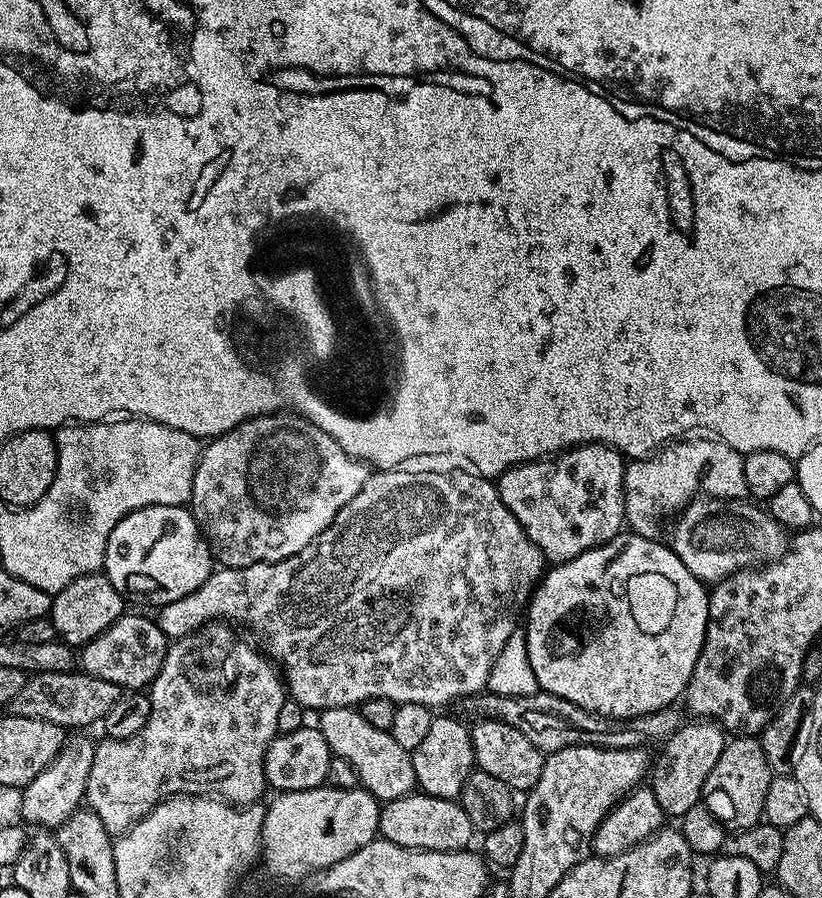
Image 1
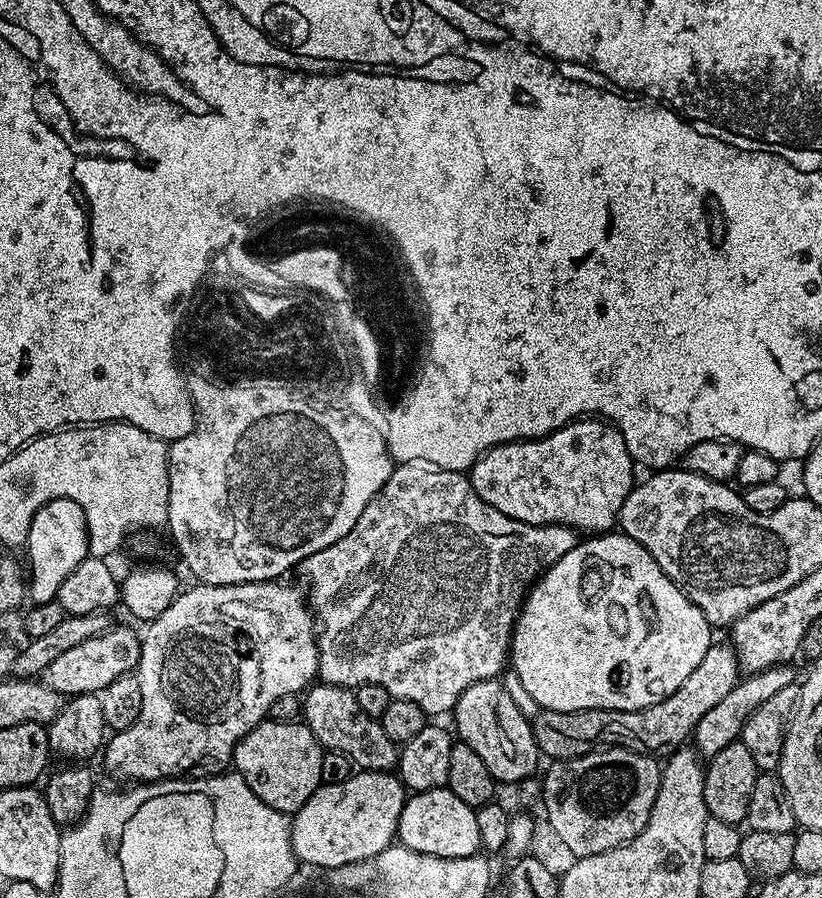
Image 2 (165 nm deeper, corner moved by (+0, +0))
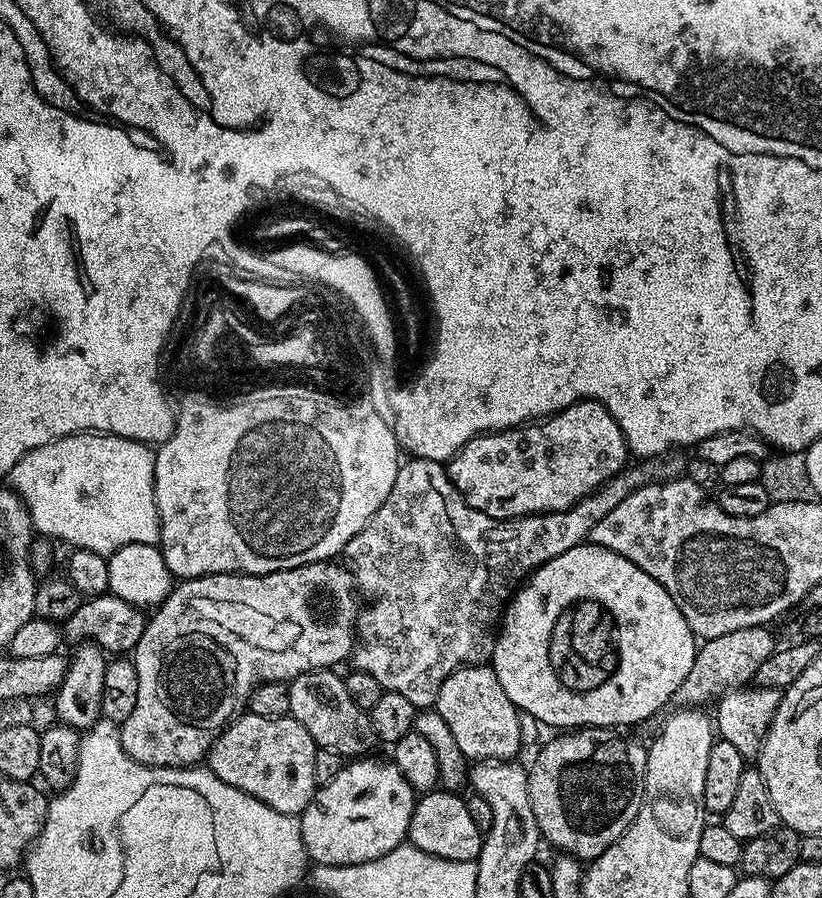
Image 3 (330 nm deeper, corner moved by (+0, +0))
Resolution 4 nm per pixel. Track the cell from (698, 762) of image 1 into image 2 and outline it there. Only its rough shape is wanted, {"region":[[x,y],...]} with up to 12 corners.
{"region":[[791,663],[745,675],[699,720],[690,737],[701,757],[741,739],[774,694],[797,683]]}

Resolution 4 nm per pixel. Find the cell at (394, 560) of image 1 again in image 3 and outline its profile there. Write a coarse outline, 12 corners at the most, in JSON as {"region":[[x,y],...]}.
{"region":[[405,459],[343,550],[355,667],[431,709],[491,661],[529,573],[618,502],[681,475],[633,463],[561,512],[474,510]]}

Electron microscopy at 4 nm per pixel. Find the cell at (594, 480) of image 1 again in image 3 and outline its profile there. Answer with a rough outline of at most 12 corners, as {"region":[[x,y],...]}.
{"region":[[598,400],[452,457],[474,510],[561,512],[629,463]]}

